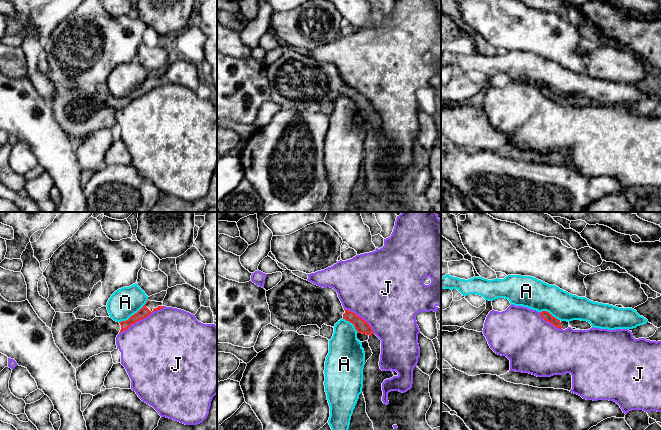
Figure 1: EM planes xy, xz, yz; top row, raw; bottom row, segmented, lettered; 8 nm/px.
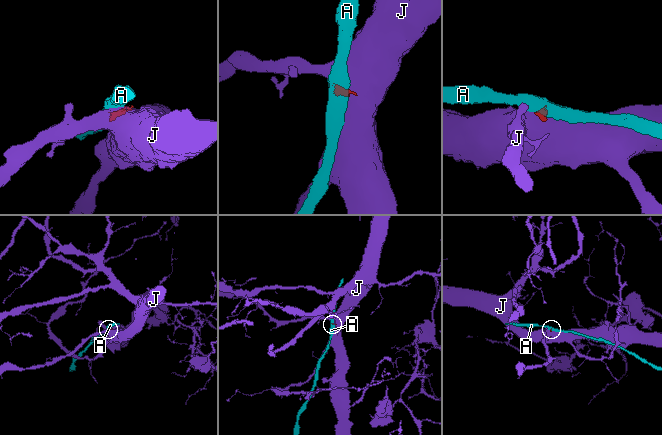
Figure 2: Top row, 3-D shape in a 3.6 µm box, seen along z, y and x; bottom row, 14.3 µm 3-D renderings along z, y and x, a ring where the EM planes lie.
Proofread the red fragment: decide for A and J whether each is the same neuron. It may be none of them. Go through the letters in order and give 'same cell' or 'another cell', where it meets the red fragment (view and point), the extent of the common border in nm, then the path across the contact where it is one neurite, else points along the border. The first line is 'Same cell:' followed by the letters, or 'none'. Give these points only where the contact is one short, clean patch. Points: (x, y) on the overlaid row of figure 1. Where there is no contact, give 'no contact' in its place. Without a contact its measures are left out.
Same cell: none
A: another cell | xy (135, 313) | 300 nm | along xy (147, 299), (136, 312), (119, 322)
J: another cell | xy (141, 319) | 420 nm | along xy (164, 306), (152, 311), (119, 333)

